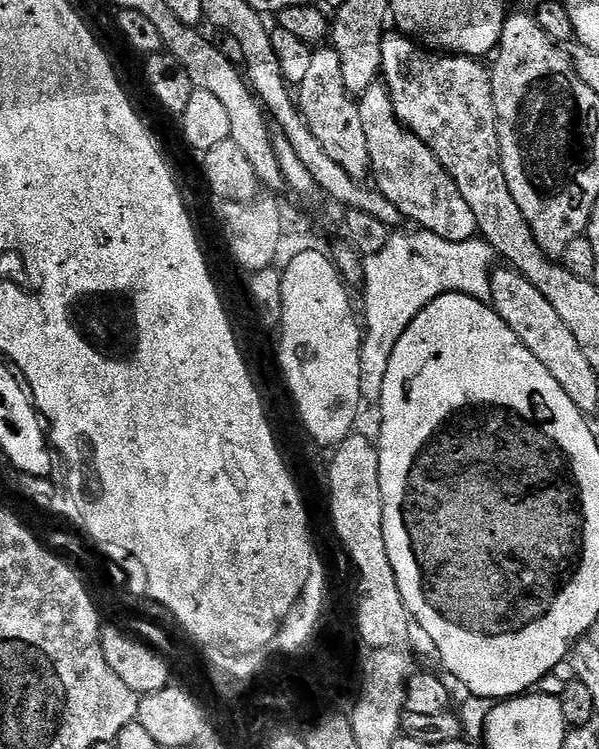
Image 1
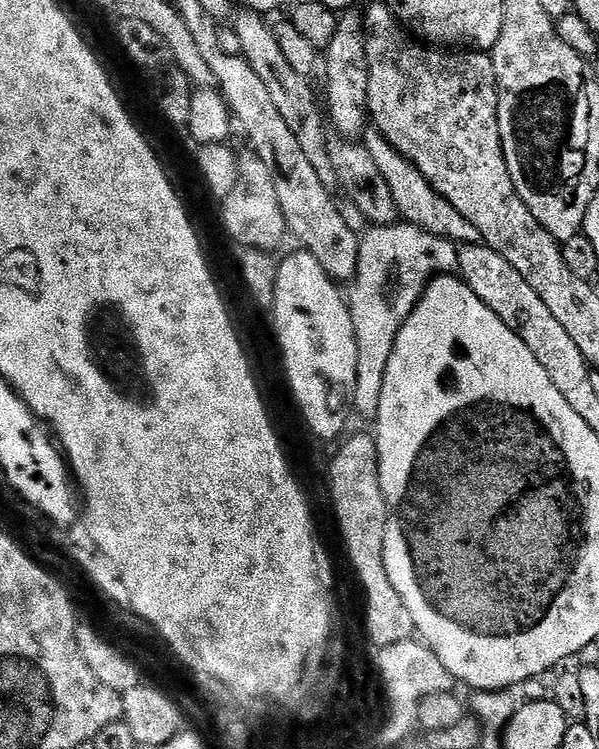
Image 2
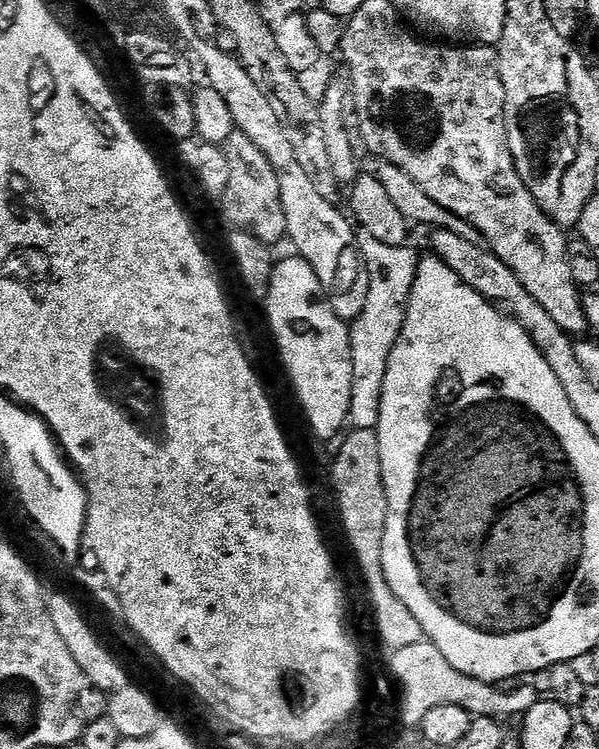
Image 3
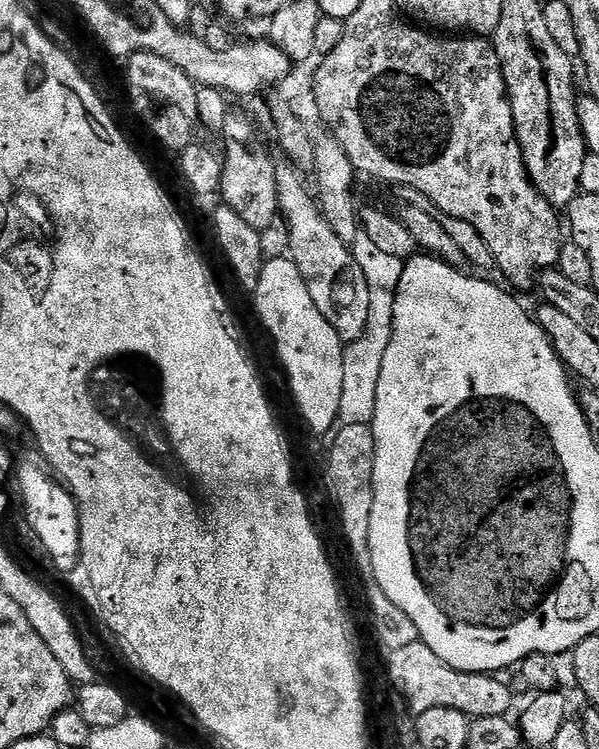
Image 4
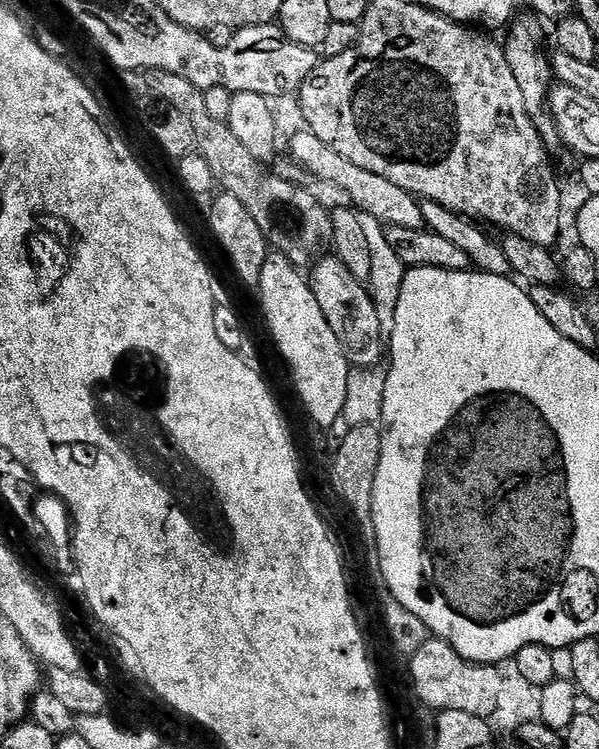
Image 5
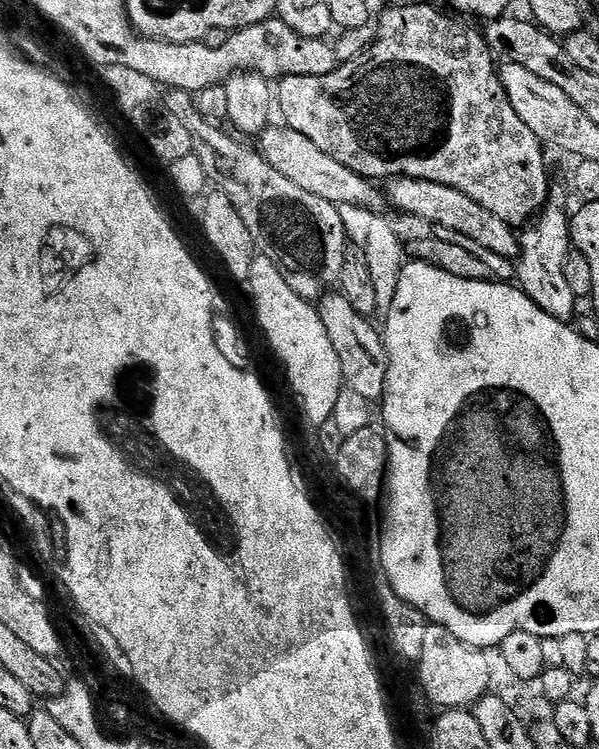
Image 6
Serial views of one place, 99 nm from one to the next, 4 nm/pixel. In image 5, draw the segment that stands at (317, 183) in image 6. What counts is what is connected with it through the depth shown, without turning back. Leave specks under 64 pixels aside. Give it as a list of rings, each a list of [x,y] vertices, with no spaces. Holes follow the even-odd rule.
[[[301,130],[292,136],[292,156],[312,176],[320,180],[329,180],[340,192],[349,196],[351,207],[356,212],[370,214],[370,218],[380,221],[385,226],[402,226],[402,230],[421,231],[425,227],[424,215],[420,209],[421,201],[411,192],[402,190],[402,186],[394,186],[394,182],[373,174],[371,170],[362,170],[362,166],[354,166],[342,154],[334,154],[322,138],[313,132]]]

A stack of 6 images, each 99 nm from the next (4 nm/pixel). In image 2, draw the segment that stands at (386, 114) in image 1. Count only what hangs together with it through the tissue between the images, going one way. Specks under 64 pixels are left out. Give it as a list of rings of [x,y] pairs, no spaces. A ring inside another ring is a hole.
[[[375,130],[365,131],[362,142],[366,150],[370,150],[370,158],[374,158],[374,163],[378,165],[382,178],[386,178],[386,186],[390,186],[390,194],[394,194],[397,213],[407,223],[416,225],[422,231],[432,235],[441,236],[442,239],[453,241],[460,246],[481,243],[474,222],[466,222],[466,218],[462,218],[462,214],[458,214],[458,210],[454,210],[454,206],[450,206],[450,202],[442,194],[438,194],[438,190],[430,186],[430,182],[426,182],[424,175],[402,153],[394,150],[390,142],[386,142],[382,133]]]

